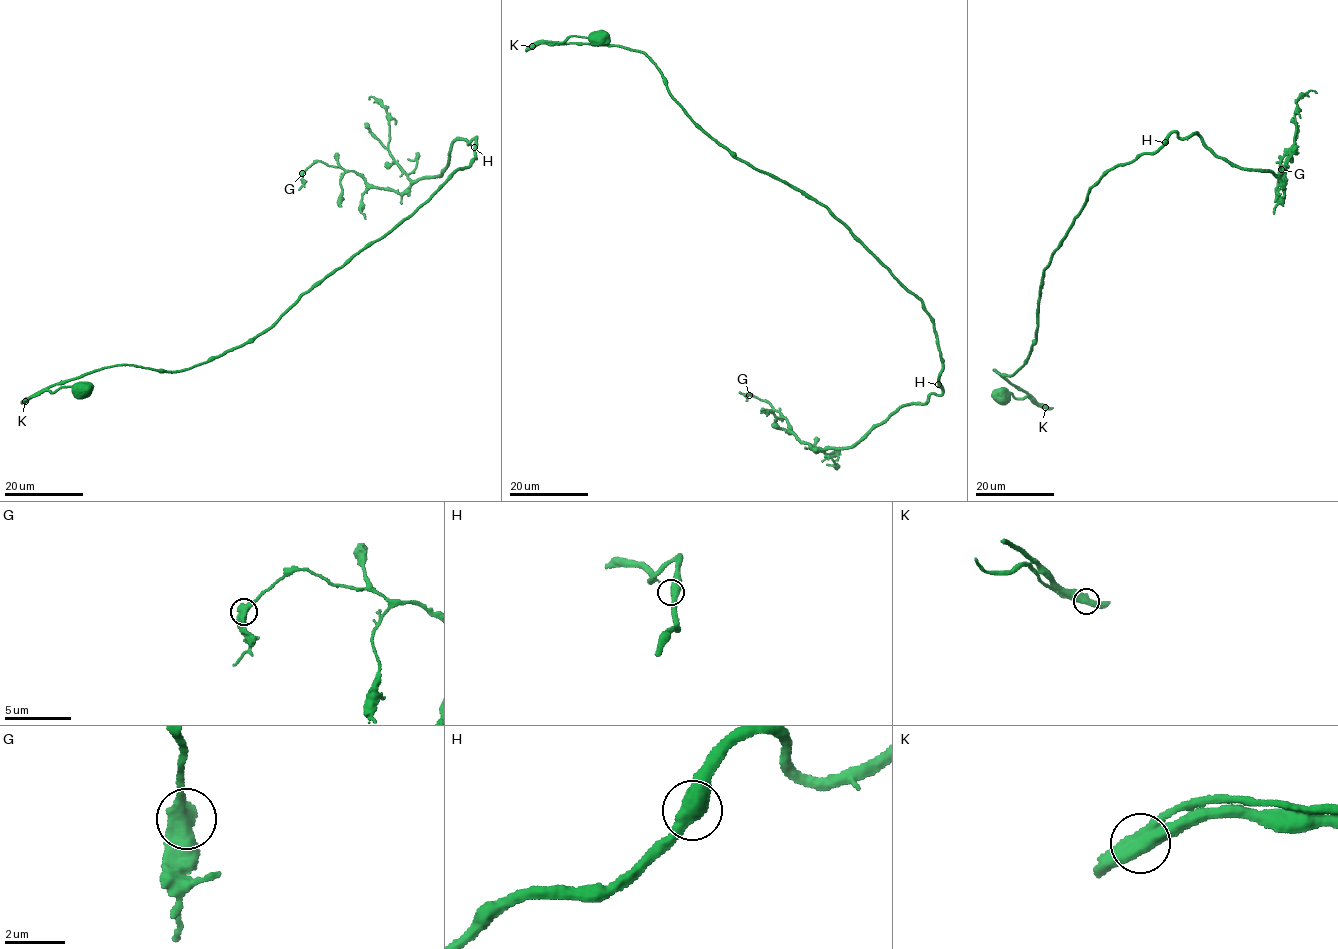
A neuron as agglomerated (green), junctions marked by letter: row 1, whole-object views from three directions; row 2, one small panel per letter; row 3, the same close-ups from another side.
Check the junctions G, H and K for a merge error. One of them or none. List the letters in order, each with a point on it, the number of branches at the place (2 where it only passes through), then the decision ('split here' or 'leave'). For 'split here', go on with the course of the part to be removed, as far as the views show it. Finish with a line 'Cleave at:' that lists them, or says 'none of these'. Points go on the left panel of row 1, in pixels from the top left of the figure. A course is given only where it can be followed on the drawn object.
G: place (302, 173); branches 2; leave
H: place (474, 147); branches 2; leave
K: place (25, 401); branches 2; leave
Cleave at: none of these

